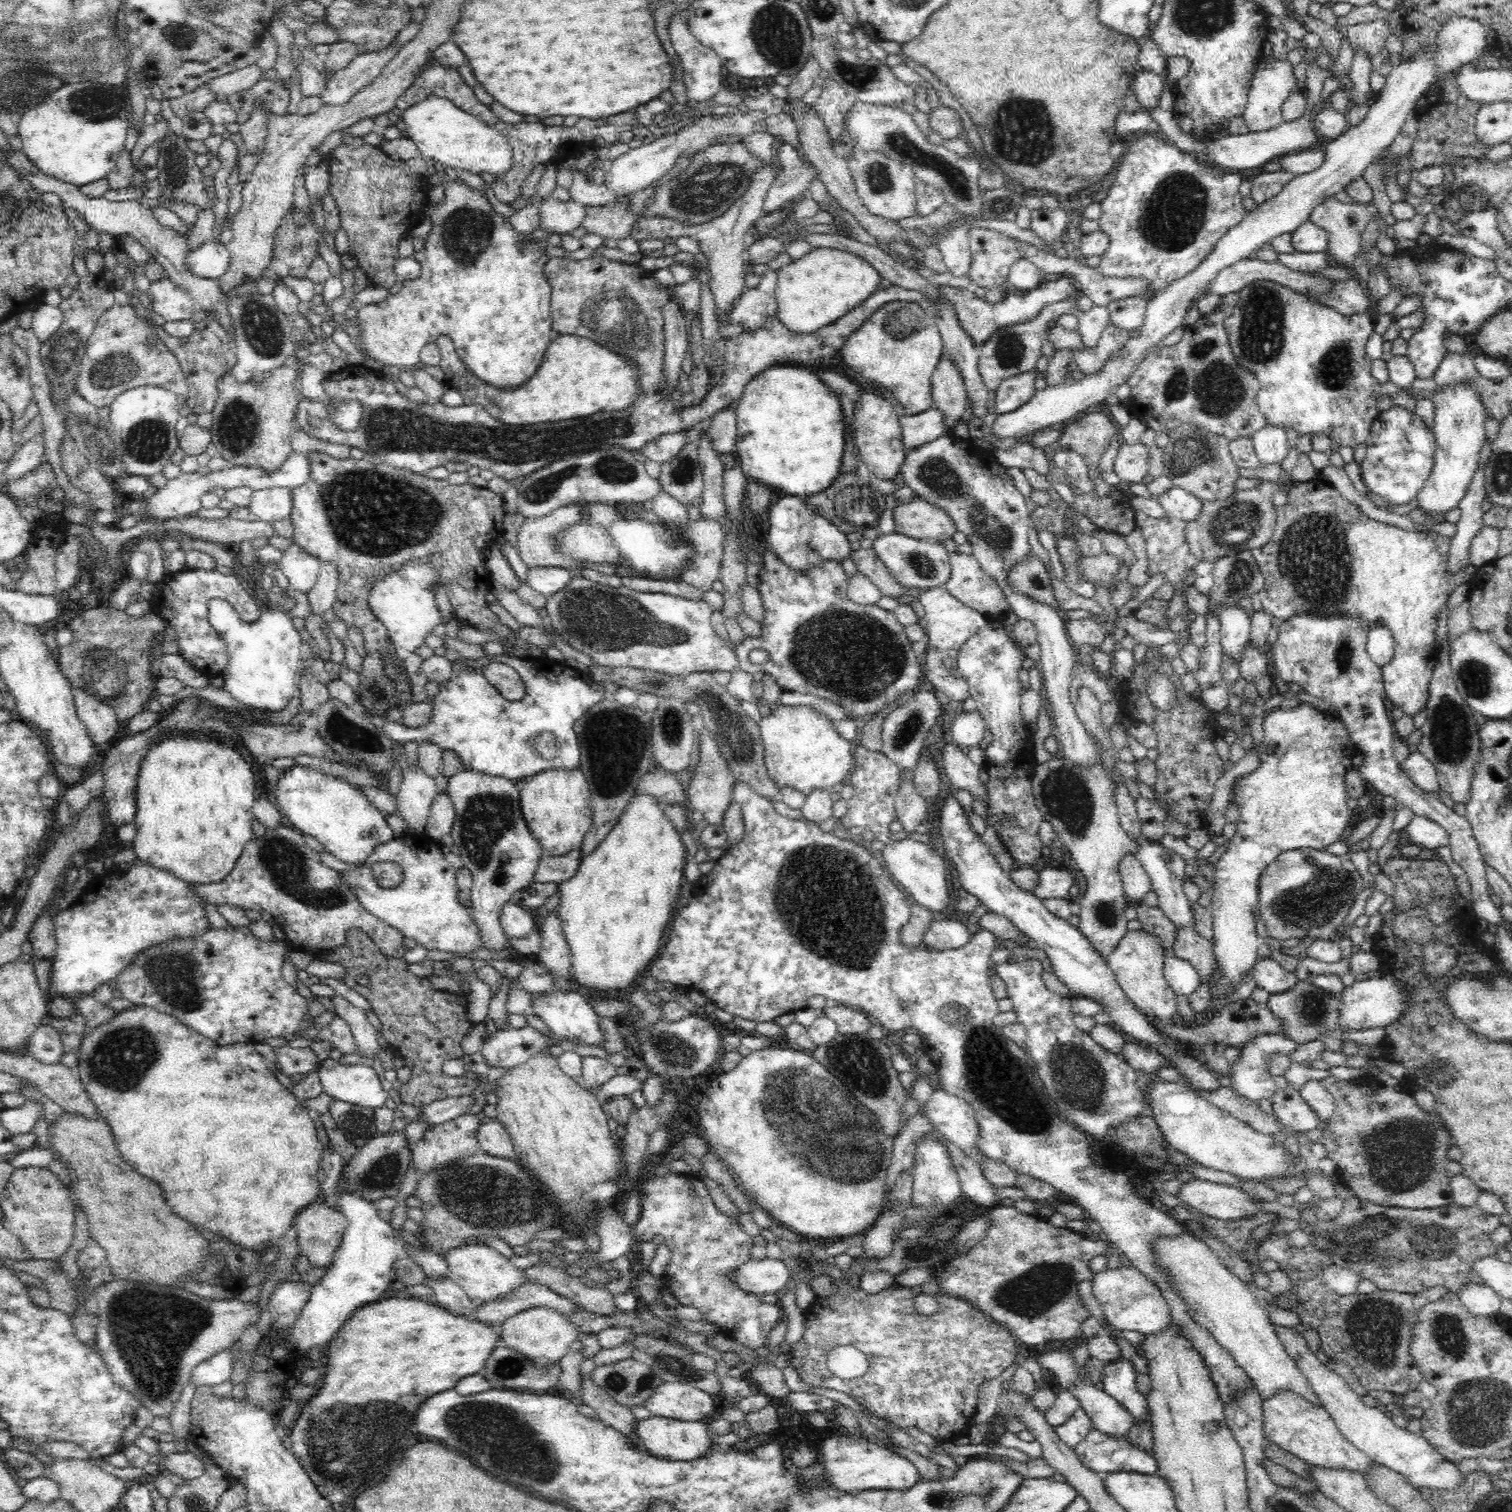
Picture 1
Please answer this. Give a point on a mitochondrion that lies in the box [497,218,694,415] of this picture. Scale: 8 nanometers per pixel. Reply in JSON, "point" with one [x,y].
{"point":[617,317]}

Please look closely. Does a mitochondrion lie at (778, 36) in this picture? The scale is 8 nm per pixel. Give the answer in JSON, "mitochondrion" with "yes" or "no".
{"mitochondrion":"yes"}

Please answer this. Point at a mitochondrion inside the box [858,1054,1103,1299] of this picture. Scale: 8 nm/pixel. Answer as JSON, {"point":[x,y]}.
{"point":[916,1255]}

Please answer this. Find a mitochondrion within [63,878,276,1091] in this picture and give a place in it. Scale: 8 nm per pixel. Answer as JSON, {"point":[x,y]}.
{"point":[171,974]}

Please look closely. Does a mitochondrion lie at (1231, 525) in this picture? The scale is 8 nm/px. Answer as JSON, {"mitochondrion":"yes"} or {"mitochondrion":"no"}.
{"mitochondrion":"yes"}

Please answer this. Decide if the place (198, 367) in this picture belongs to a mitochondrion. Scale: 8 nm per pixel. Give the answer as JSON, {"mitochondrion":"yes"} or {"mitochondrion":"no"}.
{"mitochondrion":"no"}

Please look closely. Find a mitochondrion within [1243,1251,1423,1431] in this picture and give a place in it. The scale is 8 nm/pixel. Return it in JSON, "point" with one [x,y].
{"point":[1378,1327]}

